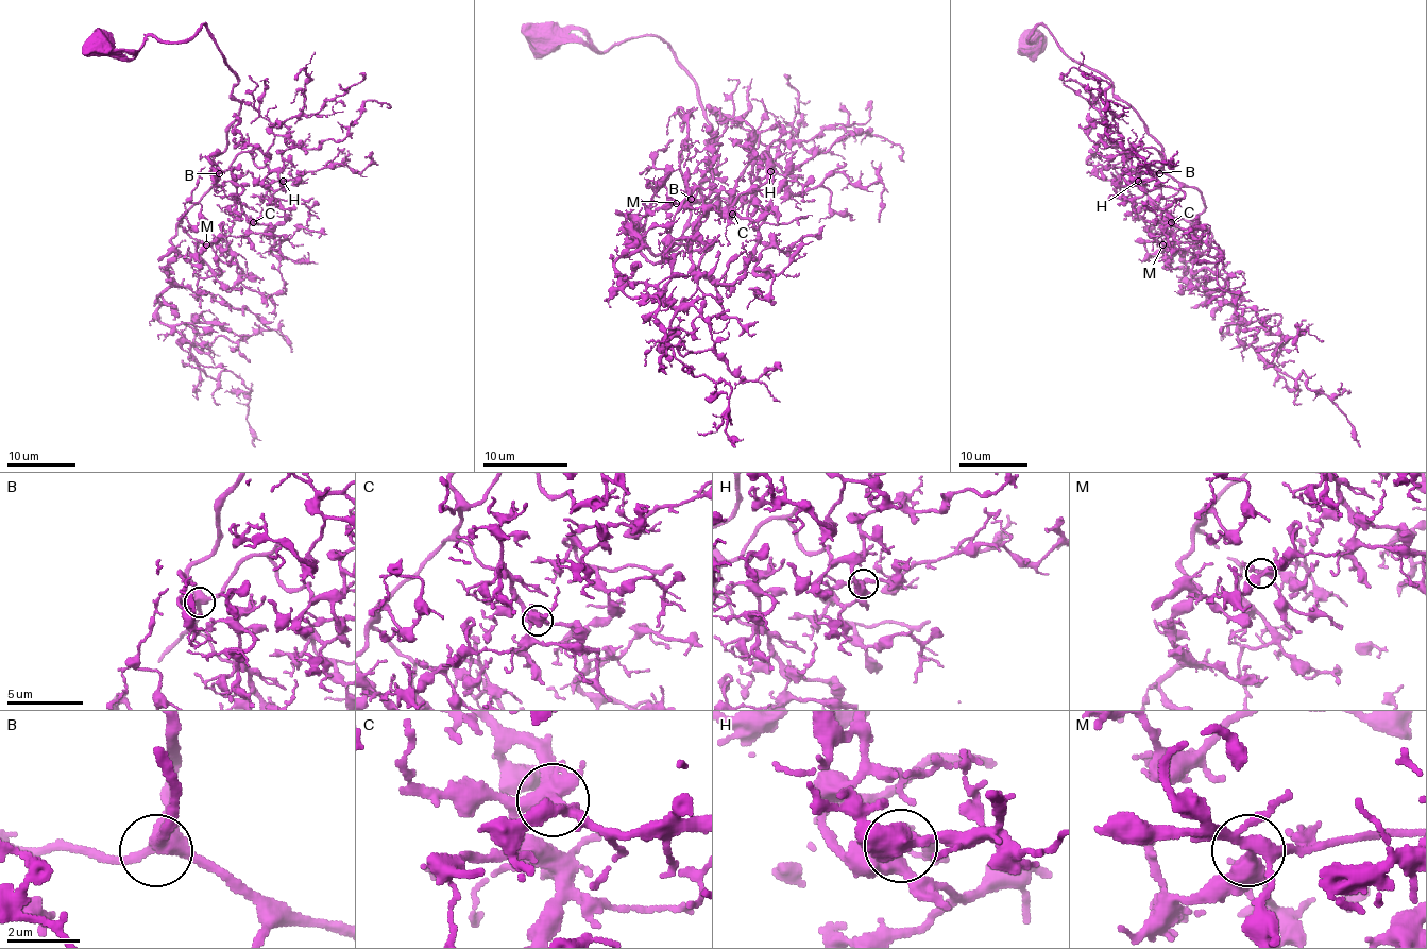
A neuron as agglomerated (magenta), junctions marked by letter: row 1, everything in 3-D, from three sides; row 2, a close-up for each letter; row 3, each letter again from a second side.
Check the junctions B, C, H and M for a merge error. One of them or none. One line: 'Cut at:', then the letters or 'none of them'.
Cut at: none of them

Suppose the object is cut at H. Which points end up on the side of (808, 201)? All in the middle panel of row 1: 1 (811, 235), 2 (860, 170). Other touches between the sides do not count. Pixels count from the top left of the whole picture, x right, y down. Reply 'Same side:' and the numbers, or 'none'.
Same side: 1

